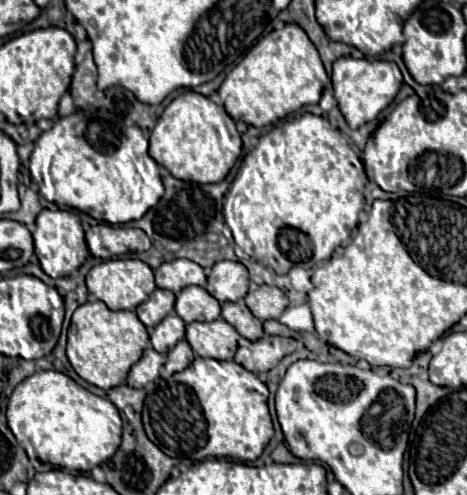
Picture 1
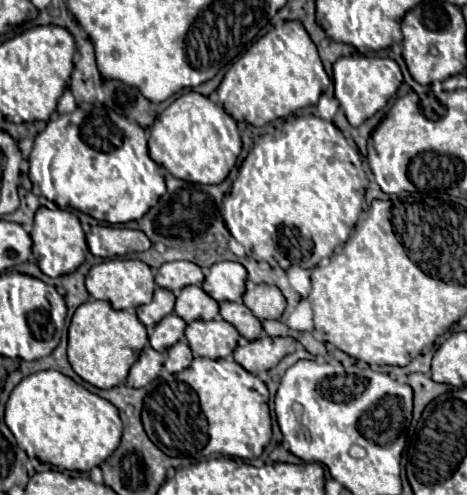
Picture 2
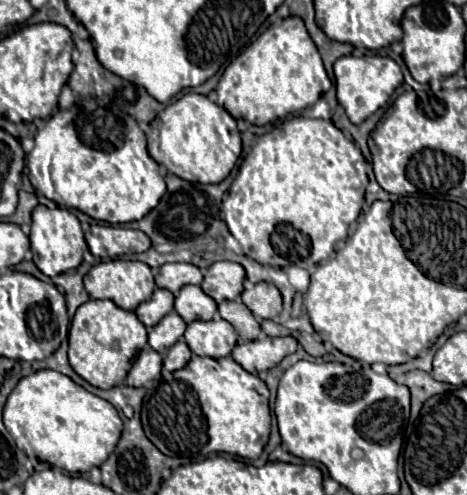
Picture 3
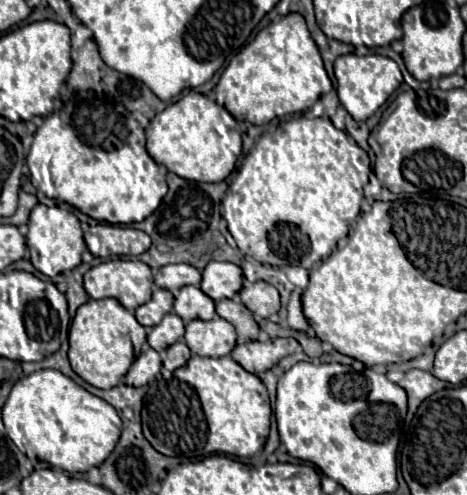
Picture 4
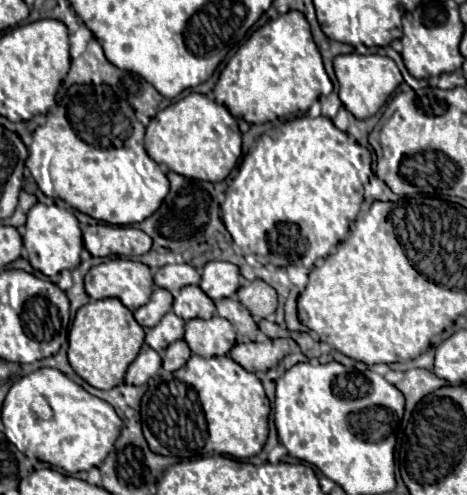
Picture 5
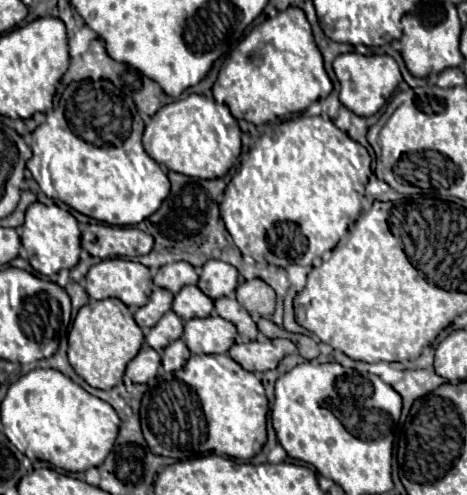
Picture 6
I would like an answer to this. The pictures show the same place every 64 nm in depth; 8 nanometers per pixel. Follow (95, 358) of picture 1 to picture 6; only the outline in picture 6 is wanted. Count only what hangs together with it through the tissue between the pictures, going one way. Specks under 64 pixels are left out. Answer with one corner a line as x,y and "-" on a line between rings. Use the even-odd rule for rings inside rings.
116,298
90,300
78,310
68,334
68,360
76,374
82,376
90,386
110,390
122,382
126,364
136,356
142,342
144,334
134,322
134,316
126,304

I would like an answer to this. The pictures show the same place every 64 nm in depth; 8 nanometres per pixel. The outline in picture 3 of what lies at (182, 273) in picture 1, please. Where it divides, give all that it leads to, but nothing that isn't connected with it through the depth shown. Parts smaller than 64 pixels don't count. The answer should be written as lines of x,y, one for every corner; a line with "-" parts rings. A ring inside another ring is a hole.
186,262
164,264
156,274
156,286
170,290
174,296
180,292
182,286
200,284
200,282
202,282
200,268
194,264
186,264

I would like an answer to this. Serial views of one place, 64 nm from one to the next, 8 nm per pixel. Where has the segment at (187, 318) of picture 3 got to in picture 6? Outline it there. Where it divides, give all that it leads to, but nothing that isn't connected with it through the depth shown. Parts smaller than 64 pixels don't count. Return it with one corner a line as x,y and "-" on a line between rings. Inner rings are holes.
184,286
176,296
172,310
182,318
182,320
192,320
192,318
206,318
214,312
214,302
198,288
198,286

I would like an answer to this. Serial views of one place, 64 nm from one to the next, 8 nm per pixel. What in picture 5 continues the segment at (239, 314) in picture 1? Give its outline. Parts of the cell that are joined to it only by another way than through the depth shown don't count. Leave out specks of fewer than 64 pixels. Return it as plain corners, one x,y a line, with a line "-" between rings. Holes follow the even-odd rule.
236,298
218,300
218,302
216,302
216,312
218,312
218,316
226,318
228,322
232,322
232,326
234,326
234,330
236,330
238,336
256,340
258,326
256,326
256,322
252,320
250,312
248,312

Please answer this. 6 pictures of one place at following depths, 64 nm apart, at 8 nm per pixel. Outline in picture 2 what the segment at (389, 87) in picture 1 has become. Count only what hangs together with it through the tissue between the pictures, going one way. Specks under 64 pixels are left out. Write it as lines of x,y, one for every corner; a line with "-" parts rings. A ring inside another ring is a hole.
368,55
336,60
332,78
336,100
340,102
340,108
352,126
360,126
364,120
372,118
378,110
382,110
402,84
402,72
394,60

